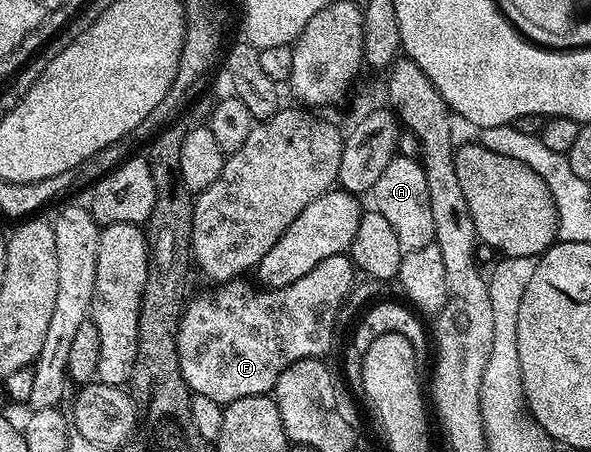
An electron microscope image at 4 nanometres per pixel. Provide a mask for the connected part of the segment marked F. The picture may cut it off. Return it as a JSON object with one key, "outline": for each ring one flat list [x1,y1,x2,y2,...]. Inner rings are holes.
{"outline":[[344,253,325,257,325,261,316,265,305,277,284,287,251,291,250,285,243,283,247,281,237,278,212,286,215,287,212,291,203,291,196,299,188,298,179,319,177,353,189,390,226,405,241,397,274,392,277,377,281,377,281,373,285,373,293,361,326,356,335,339,339,310,354,283,355,275,350,254]]}

